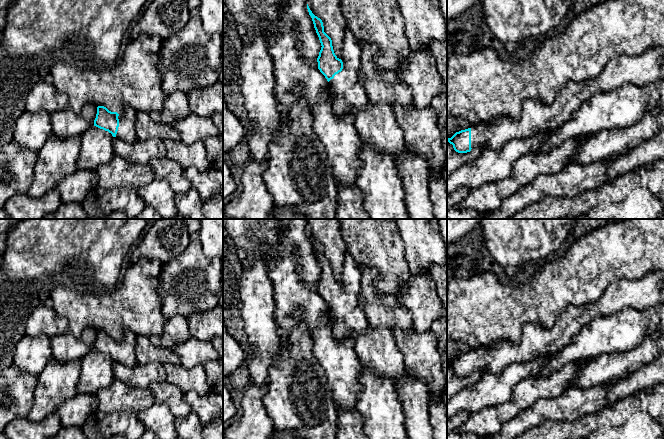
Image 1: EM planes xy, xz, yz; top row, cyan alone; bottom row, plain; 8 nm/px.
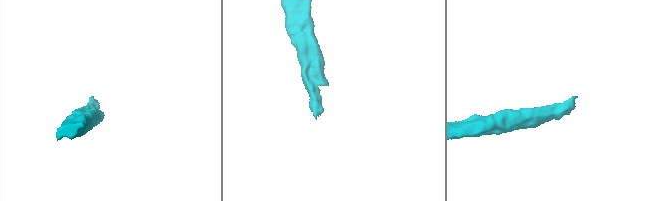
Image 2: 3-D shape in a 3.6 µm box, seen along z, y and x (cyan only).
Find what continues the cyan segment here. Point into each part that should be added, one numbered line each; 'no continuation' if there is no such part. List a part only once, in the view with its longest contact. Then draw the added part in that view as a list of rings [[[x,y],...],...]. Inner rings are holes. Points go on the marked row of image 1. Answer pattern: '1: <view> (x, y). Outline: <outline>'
1: xz (348, 94). Outline: [[[348,29],[345,33],[341,54],[343,69],[329,81],[334,113],[344,116],[364,109],[368,104],[365,88],[358,78],[361,68],[361,46]]]

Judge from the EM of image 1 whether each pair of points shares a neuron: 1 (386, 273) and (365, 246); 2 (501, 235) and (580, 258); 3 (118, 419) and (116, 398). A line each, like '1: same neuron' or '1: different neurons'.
1: same neuron
2: different neurons
3: different neurons

